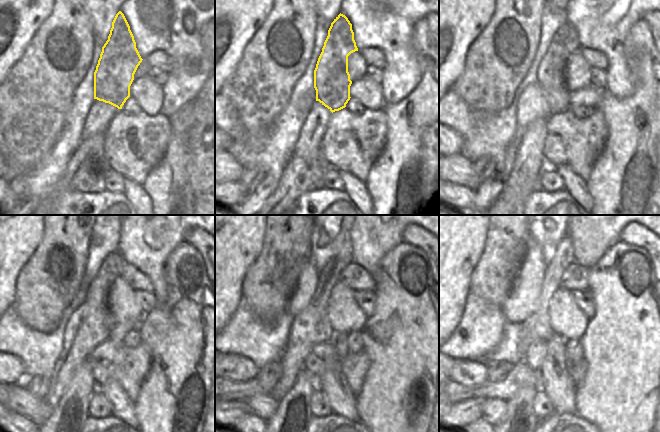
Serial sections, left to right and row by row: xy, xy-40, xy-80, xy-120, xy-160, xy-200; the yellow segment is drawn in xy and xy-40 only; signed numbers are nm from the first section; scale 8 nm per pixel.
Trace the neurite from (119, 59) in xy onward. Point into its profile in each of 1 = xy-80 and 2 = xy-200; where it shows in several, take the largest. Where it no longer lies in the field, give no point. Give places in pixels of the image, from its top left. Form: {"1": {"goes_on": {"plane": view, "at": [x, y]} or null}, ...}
{"1": {"goes_on": {"plane": "xy-80", "at": [549, 95]}}, "2": {"goes_on": {"plane": "xy-200", "at": [537, 327]}}}

